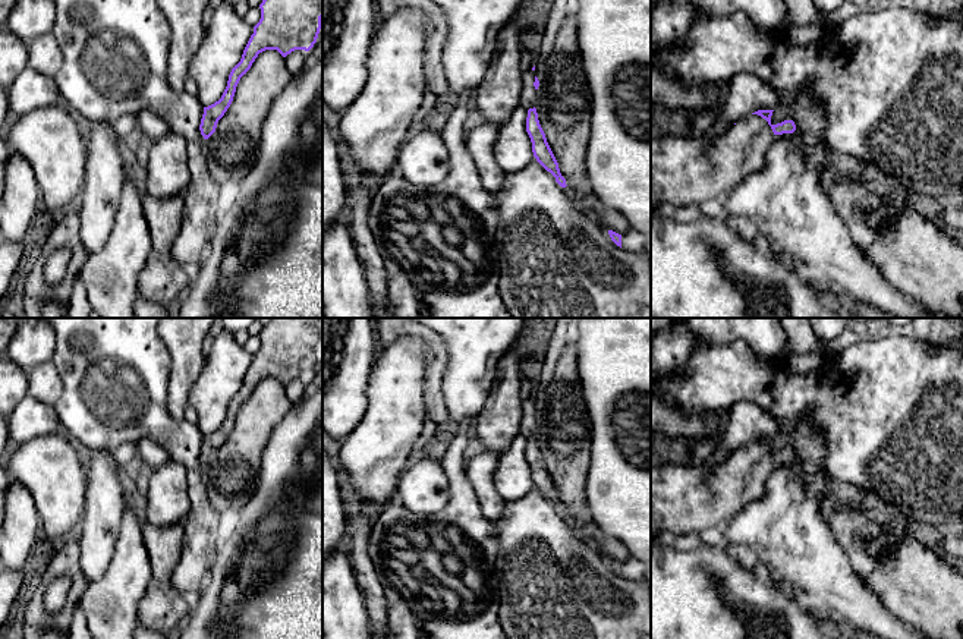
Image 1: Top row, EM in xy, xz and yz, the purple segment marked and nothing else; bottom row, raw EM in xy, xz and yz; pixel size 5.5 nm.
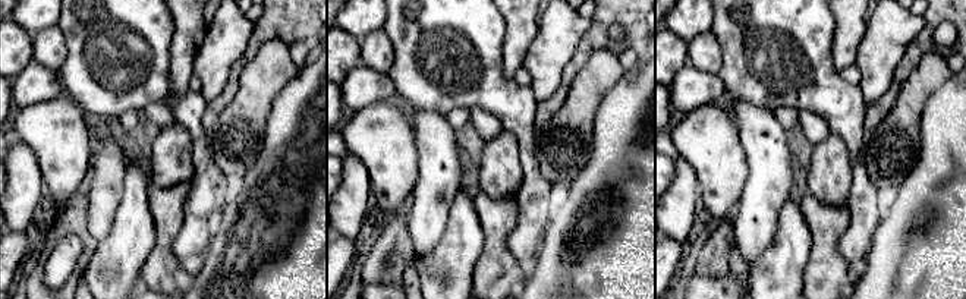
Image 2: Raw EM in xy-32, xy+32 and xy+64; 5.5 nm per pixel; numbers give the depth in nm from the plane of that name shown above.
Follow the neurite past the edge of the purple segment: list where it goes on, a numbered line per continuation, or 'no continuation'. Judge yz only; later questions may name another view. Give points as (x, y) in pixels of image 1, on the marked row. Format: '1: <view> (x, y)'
1: yz (688, 170)

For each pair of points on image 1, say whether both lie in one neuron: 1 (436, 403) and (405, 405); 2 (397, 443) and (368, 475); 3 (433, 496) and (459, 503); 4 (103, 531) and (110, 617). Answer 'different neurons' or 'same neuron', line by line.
1: different neurons
2: same neuron
3: different neurons
4: different neurons

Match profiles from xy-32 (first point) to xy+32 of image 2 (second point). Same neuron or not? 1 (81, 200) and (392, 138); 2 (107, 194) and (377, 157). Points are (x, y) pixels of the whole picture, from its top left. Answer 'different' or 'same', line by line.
1: different
2: different

